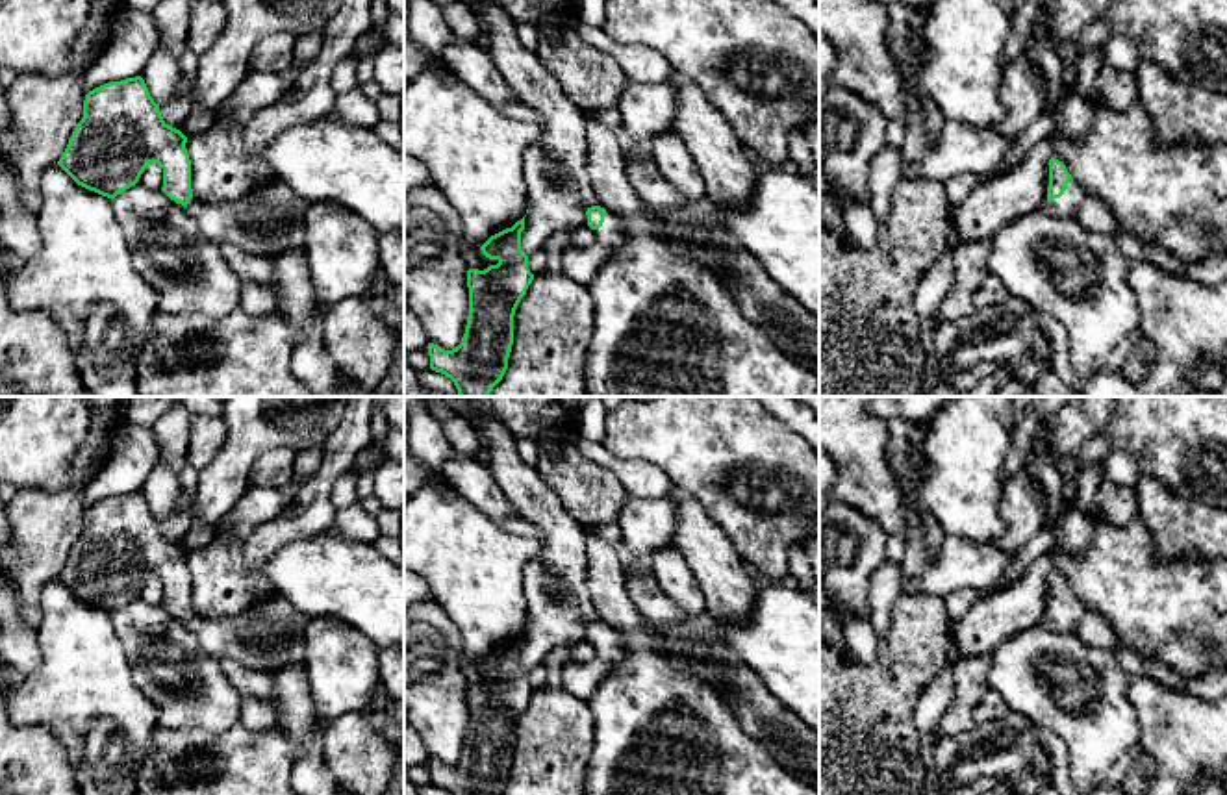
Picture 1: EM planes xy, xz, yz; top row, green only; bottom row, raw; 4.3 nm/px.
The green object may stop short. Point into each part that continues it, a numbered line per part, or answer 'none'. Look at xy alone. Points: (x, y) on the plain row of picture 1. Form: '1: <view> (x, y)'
1: xy (265, 638)

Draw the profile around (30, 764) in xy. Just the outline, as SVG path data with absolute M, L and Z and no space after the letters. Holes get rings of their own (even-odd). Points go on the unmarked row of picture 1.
M2 688L0 795L80 795L63 743L44 726L13 725Z

